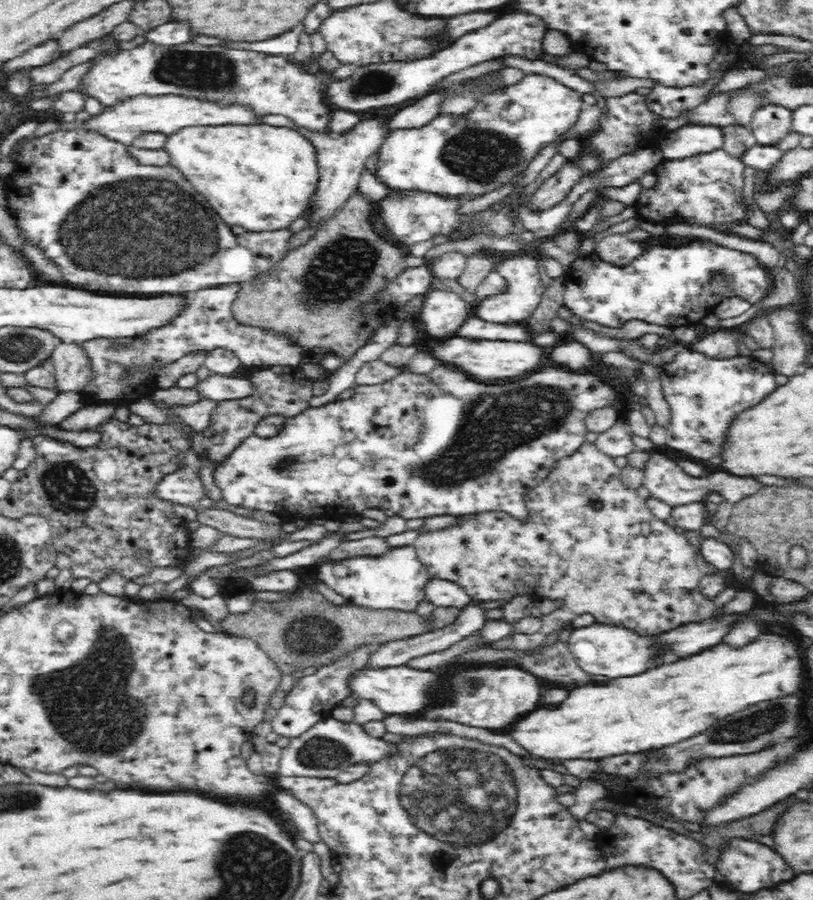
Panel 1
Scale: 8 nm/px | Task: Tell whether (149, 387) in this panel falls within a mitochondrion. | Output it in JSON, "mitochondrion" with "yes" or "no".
{"mitochondrion":"no"}

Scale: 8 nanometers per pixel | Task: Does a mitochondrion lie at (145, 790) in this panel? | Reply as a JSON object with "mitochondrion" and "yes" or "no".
{"mitochondrion":"no"}

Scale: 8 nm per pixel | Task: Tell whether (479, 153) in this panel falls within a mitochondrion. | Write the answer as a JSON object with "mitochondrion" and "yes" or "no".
{"mitochondrion":"yes"}

